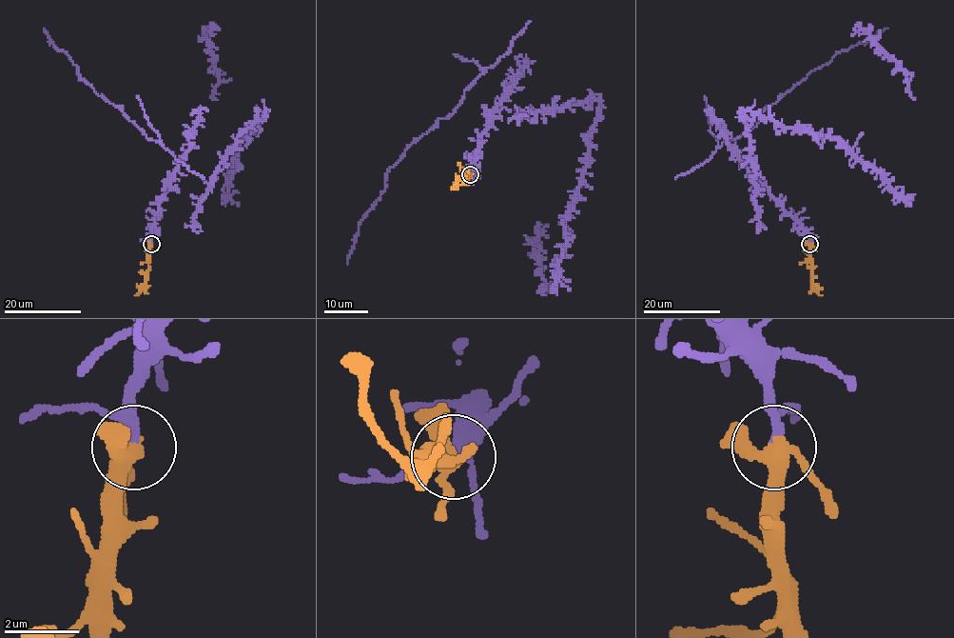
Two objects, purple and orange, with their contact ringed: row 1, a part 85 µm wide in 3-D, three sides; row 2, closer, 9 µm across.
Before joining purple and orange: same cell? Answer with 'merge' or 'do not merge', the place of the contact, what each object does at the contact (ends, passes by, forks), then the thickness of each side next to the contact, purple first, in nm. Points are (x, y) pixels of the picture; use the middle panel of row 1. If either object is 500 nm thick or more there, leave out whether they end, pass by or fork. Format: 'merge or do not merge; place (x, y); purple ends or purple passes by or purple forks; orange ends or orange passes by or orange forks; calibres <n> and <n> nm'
merge; place (470, 174); purple passes by; orange forks; calibres 200 and 360 nm

